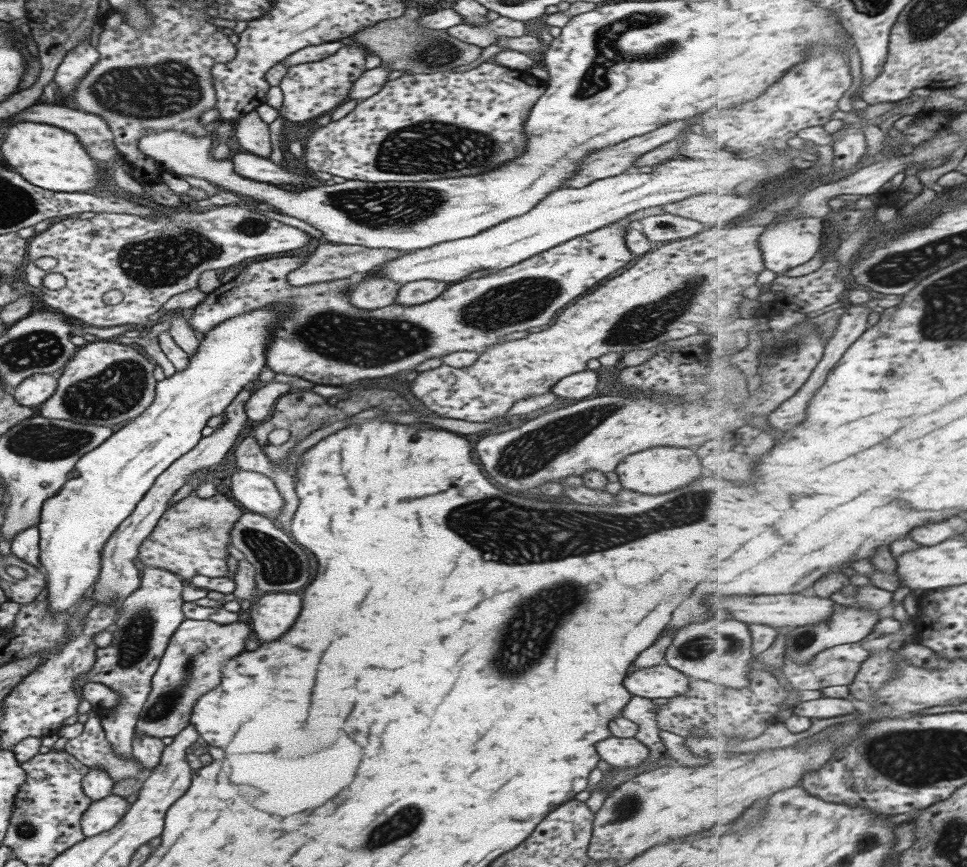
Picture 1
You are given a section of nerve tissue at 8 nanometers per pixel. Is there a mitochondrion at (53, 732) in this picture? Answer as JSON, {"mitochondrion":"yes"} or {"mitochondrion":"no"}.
{"mitochondrion":"no"}

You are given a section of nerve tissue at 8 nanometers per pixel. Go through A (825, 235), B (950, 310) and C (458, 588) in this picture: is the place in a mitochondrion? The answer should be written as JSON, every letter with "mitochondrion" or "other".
{"A":"other","B":"mitochondrion","C":"other"}

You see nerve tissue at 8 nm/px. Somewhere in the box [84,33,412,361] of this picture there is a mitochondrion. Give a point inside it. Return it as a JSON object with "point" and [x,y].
{"point":[161,90]}

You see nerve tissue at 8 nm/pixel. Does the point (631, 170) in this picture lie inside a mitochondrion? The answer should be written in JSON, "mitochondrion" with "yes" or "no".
{"mitochondrion":"no"}

